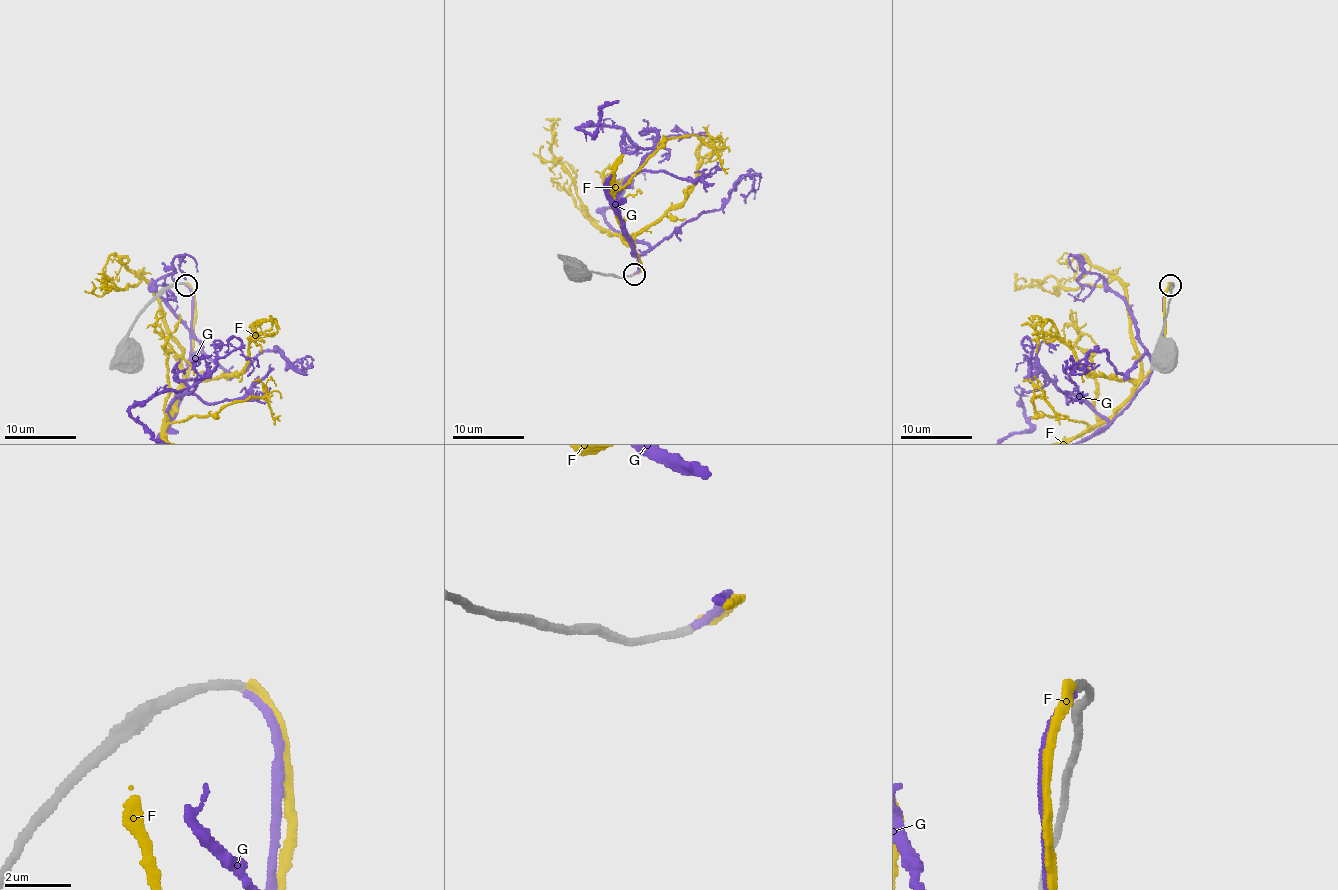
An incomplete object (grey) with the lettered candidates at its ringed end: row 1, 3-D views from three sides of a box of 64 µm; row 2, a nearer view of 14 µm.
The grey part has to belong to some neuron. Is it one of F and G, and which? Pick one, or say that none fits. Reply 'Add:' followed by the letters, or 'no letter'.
Add: G

